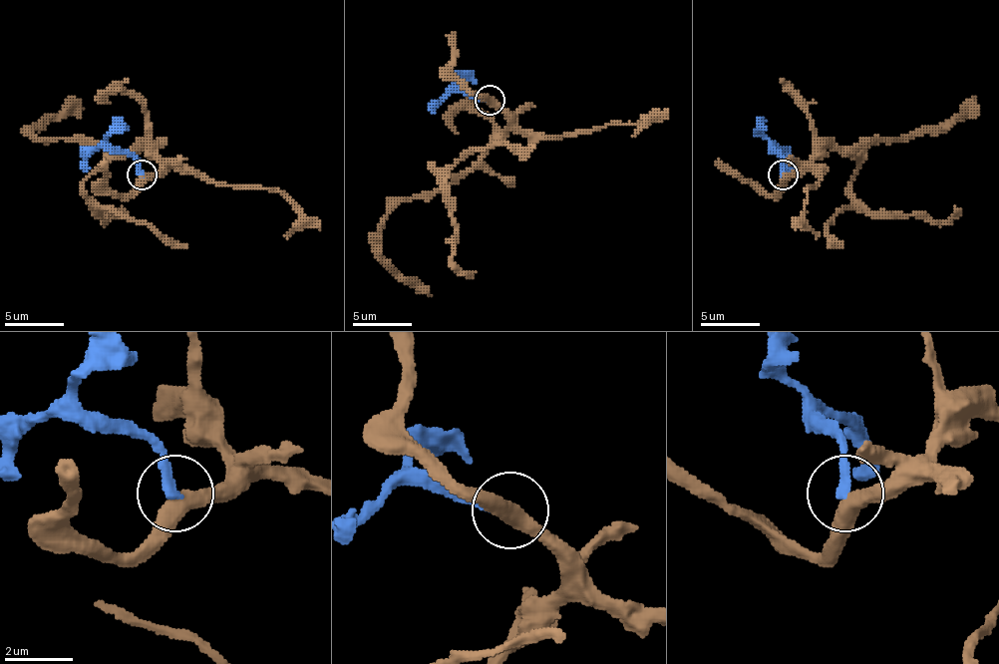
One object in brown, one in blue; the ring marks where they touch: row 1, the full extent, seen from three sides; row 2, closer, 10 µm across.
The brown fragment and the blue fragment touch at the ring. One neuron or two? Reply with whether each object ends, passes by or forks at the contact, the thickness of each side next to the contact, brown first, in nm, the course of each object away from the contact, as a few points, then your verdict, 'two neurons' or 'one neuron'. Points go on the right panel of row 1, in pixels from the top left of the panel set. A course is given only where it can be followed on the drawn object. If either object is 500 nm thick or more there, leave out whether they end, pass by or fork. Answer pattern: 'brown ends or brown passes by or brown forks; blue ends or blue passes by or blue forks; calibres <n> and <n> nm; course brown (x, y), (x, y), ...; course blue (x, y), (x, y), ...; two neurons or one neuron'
brown passes by; blue ends; calibres 440 and 320 nm; course brown (784, 173), (805, 167), (831, 147), (854, 156), (881, 139), (940, 133), (955, 118), (978, 109); course blue (784, 173), (781, 156), (775, 147), (790, 159), (787, 170); two neurons

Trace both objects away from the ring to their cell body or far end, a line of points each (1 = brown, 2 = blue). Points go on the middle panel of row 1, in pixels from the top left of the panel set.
1: (491, 101), (508, 122), (491, 148), (437, 189), (402, 198), (381, 227), (381, 257), (432, 295)
2: (491, 101), (452, 92), (435, 107), (435, 104)

